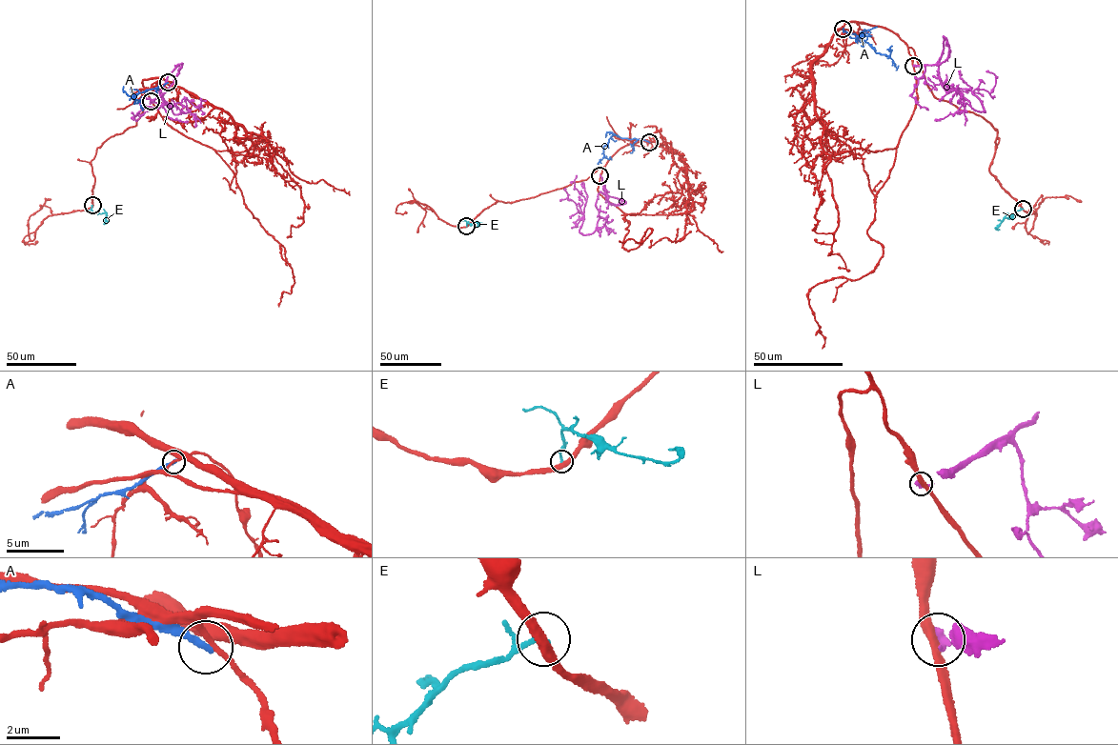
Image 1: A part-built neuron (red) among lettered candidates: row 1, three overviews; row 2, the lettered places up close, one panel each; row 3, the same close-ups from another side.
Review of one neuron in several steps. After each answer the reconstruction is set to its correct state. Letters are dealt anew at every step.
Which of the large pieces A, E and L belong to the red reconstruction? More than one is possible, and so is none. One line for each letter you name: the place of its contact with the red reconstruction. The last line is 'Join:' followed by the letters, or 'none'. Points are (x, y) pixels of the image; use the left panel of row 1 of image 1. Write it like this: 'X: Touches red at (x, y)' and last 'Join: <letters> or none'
Join: none

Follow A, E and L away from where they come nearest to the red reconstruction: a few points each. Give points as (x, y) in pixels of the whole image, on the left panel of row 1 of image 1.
A: (168, 83), (132, 95), (134, 104), (141, 101), (142, 106)
E: (92, 205), (93, 212), (106, 211), (104, 223)
L: (151, 101), (181, 63), (159, 95), (188, 112), (163, 103), (132, 111)

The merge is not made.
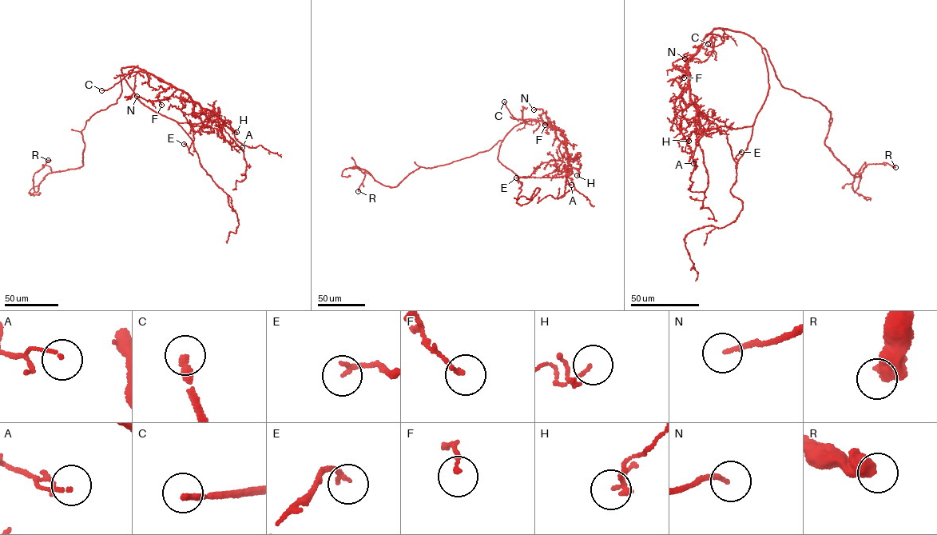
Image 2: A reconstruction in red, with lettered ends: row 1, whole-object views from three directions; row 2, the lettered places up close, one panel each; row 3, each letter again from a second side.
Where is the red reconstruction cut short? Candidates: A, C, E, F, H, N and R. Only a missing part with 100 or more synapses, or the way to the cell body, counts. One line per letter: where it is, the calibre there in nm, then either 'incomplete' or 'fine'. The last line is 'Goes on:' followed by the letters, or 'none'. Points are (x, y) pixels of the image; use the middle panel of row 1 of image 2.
A: place (571, 185); calibre 110 nm; fine
C: place (504, 101); calibre 260 nm; incomplete
E: place (516, 177); calibre 170 nm; fine
F: place (545, 125); calibre 150 nm; fine
H: place (577, 175); calibre 70 nm; fine
N: place (534, 109); calibre 150 nm; fine
R: place (358, 191); calibre 700 nm; fine
Goes on: C

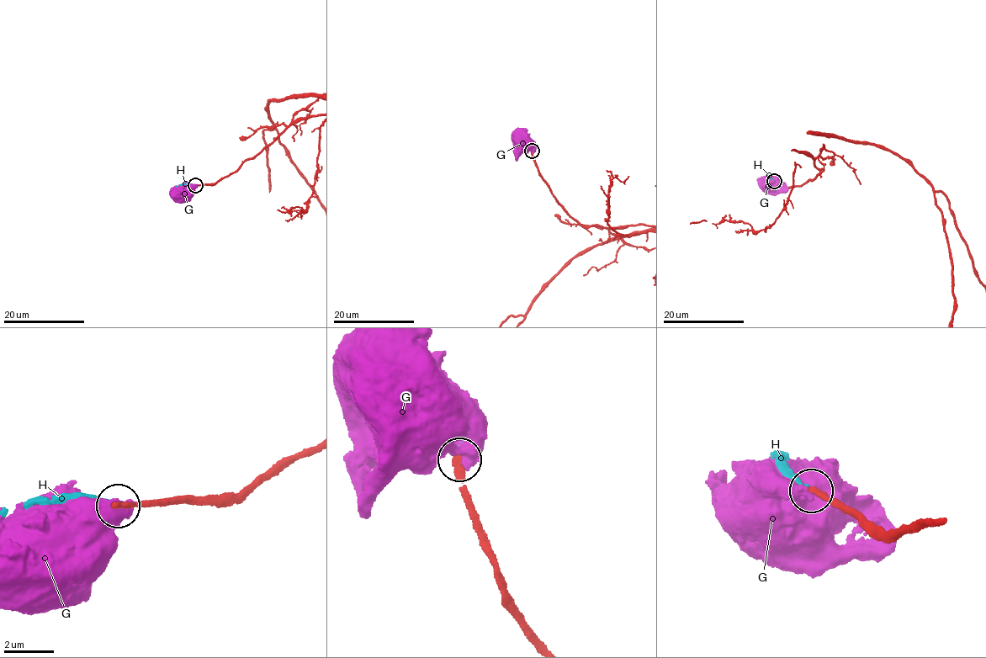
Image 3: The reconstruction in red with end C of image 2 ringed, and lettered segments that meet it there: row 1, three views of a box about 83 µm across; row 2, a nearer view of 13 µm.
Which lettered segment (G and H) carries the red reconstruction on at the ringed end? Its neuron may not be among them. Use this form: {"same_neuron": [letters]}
{"same_neuron": ["H"]}

